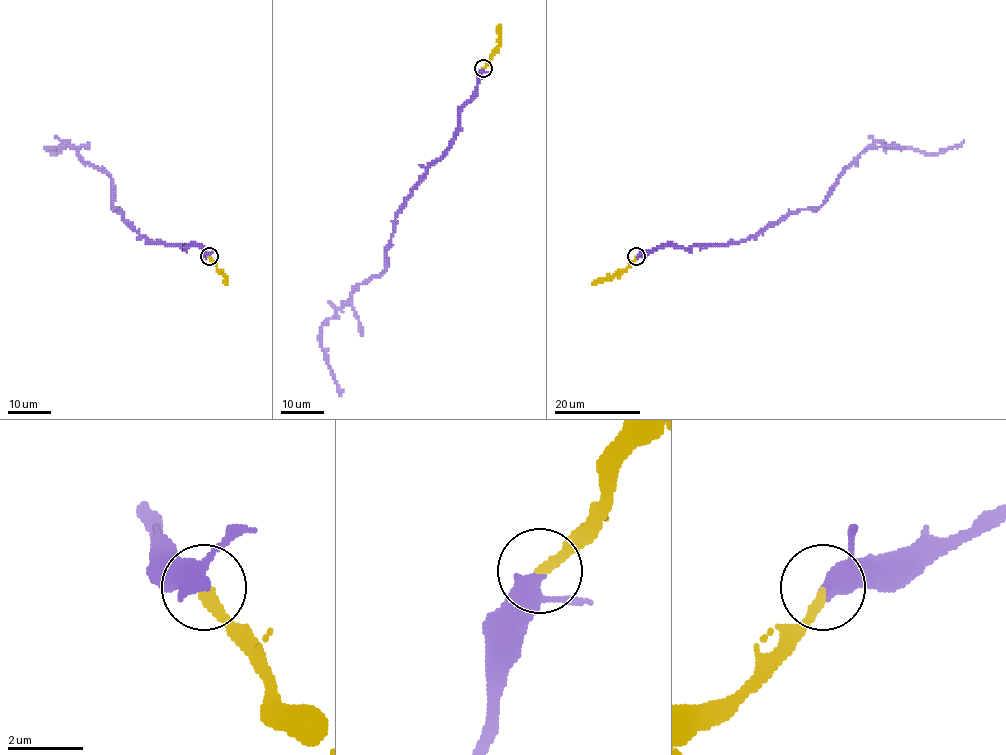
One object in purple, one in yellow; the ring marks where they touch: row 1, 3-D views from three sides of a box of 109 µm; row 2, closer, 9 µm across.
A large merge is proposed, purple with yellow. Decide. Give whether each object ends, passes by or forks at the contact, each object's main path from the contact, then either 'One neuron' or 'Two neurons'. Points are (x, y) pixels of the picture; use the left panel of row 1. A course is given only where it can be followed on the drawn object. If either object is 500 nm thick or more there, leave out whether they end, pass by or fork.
At the ring purple passes by. At the ring yellow ends. Course of purple: (209, 256), (133, 228), (112, 206), (110, 177), (67, 143), (47, 148), (57, 153), (65, 140). Course of yellow: (209, 257), (226, 276), (225, 283). One neuron

